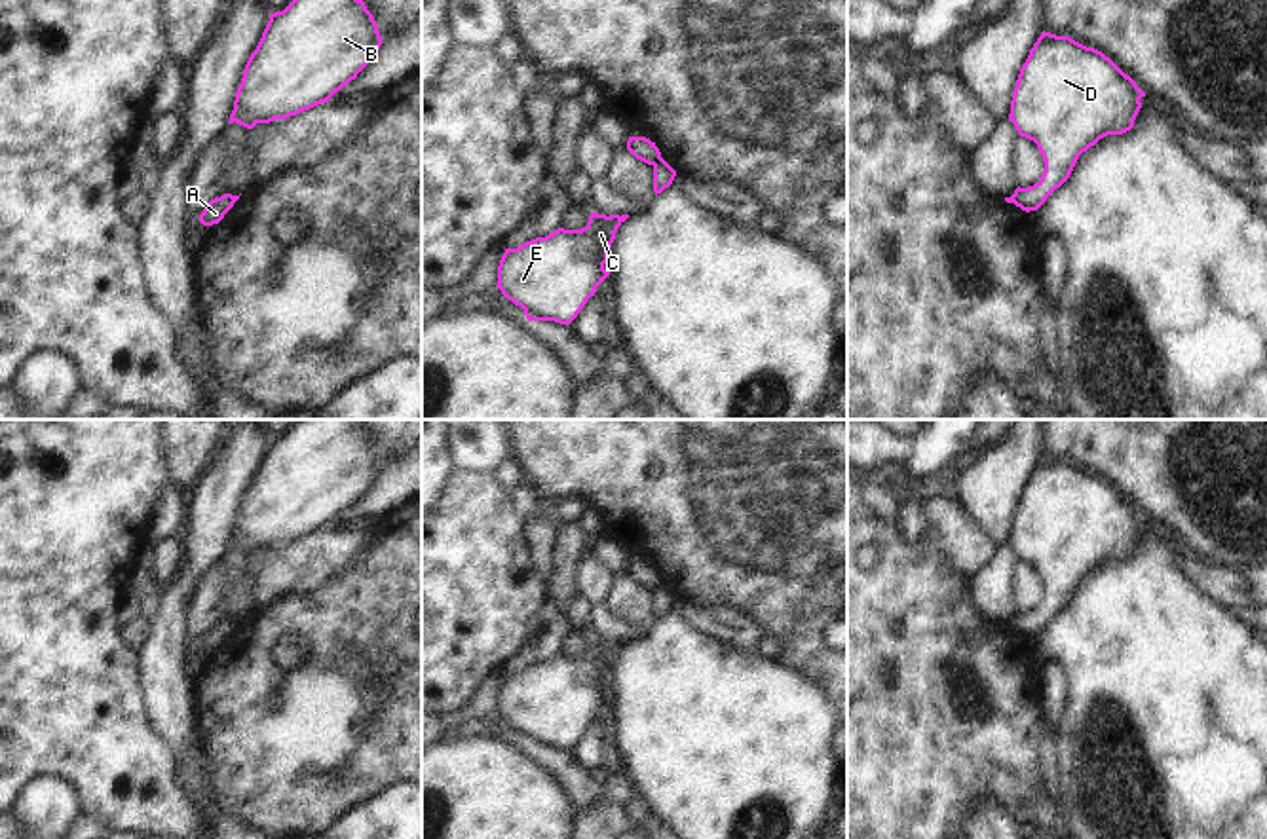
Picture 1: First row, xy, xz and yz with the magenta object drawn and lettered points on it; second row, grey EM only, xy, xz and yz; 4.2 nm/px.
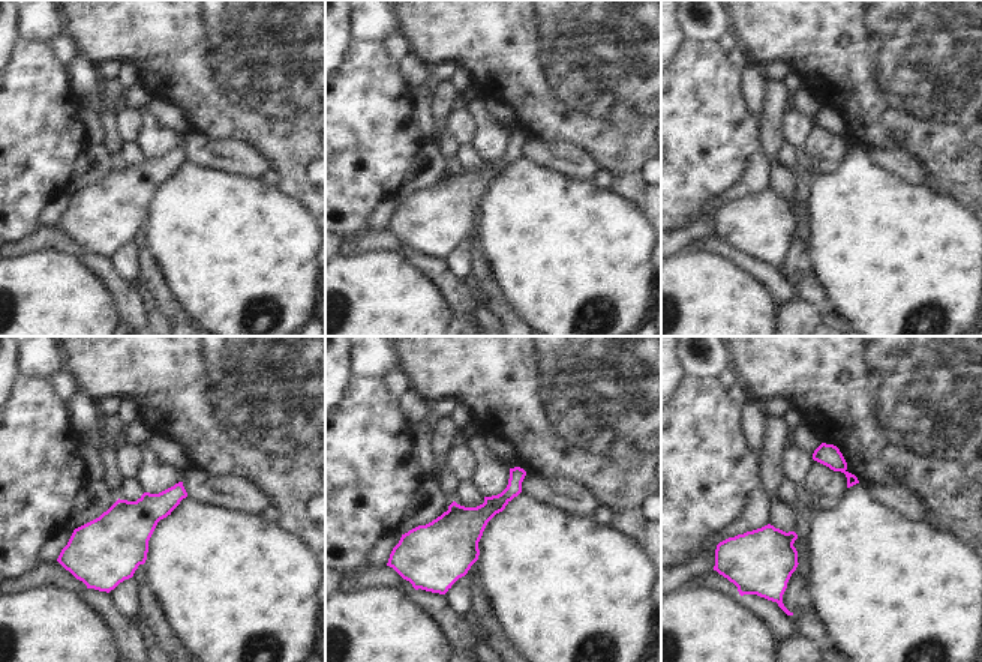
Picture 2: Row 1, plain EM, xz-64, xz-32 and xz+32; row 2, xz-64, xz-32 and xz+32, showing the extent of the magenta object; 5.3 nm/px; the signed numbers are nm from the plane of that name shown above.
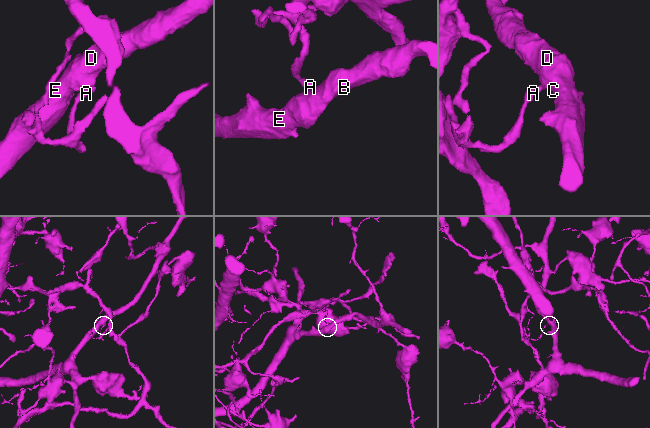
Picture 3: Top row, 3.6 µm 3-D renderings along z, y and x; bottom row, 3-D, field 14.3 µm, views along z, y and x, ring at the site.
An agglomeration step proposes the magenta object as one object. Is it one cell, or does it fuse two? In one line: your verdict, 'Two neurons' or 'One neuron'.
Two neurons

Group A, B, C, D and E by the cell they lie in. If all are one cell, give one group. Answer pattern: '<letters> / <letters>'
A / B C D E

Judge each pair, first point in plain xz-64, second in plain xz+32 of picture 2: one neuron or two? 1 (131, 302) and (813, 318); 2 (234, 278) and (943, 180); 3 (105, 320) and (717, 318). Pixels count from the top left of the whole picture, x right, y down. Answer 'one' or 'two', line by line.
1: two
2: two
3: one

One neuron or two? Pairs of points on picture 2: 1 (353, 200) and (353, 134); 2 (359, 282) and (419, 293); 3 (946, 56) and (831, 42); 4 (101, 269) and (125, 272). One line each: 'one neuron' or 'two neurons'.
1: one neuron
2: one neuron
3: one neuron
4: two neurons

